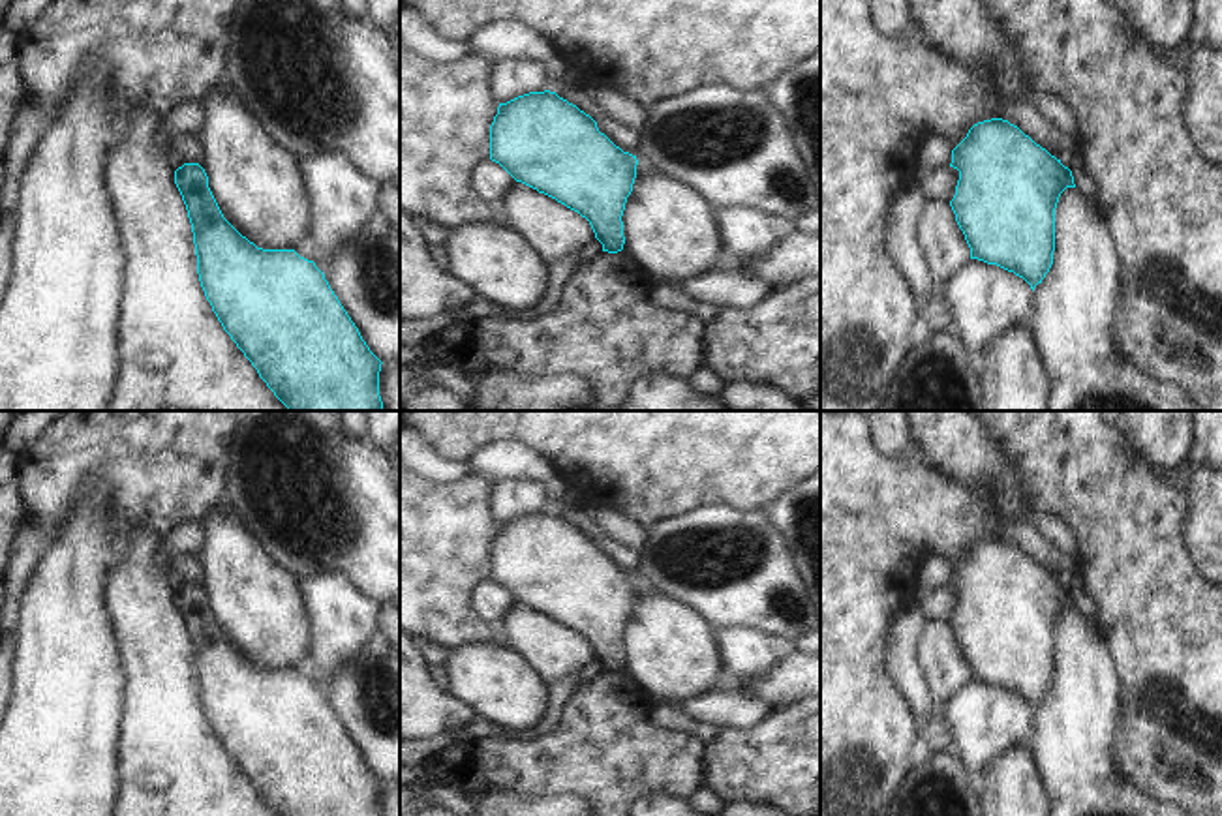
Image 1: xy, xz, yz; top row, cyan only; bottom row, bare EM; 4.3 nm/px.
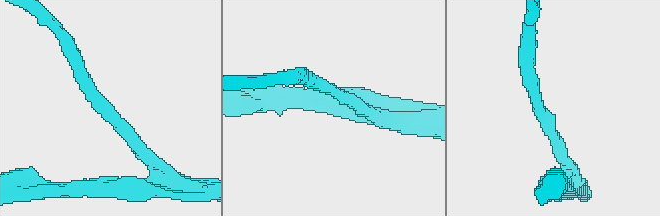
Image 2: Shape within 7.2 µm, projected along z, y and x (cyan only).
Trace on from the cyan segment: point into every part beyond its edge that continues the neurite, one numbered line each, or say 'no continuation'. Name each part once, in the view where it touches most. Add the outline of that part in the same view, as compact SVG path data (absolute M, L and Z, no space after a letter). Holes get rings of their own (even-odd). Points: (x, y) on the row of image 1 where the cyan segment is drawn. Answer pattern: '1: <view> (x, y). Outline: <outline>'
no continuation.

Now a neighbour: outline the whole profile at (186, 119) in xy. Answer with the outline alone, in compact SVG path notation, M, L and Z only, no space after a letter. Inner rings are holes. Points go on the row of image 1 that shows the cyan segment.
M184 99L163 118L169 135L197 135L203 126L203 111L197 101Z

